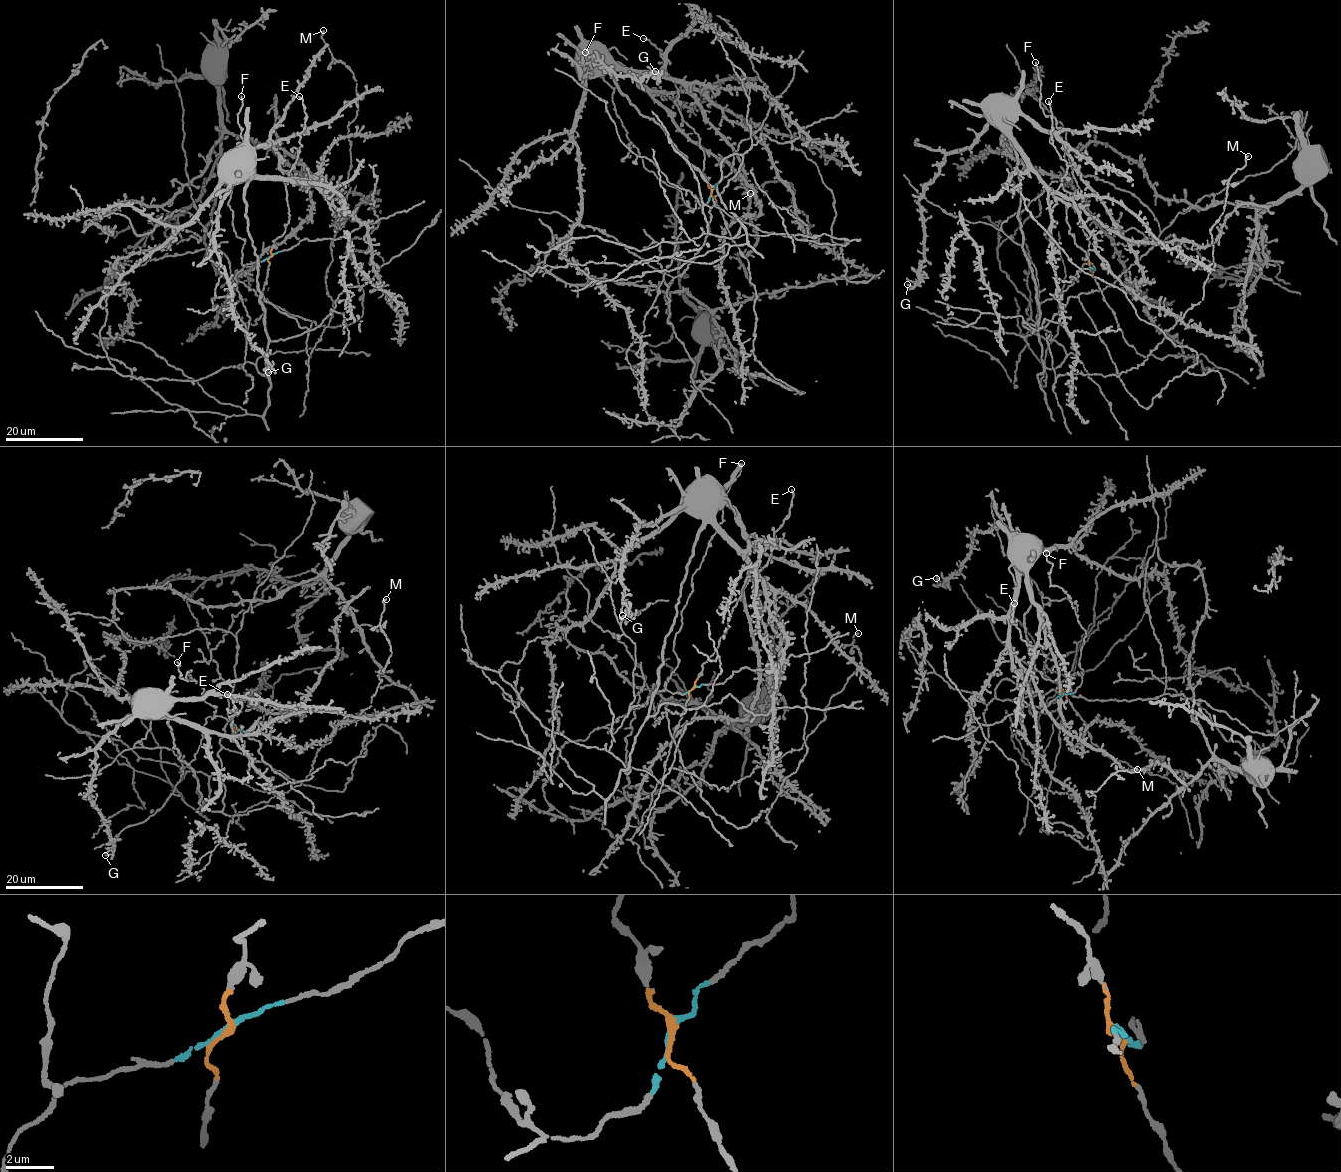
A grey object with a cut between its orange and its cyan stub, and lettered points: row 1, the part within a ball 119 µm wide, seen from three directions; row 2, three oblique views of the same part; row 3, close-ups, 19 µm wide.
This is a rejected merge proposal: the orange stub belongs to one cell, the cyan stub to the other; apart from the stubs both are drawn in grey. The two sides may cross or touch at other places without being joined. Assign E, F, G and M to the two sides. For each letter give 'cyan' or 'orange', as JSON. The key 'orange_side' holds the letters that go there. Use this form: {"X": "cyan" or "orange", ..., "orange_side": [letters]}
{"E": "orange", "F": "cyan", "G": "cyan", "M": "cyan", "orange_side": ["E"]}

